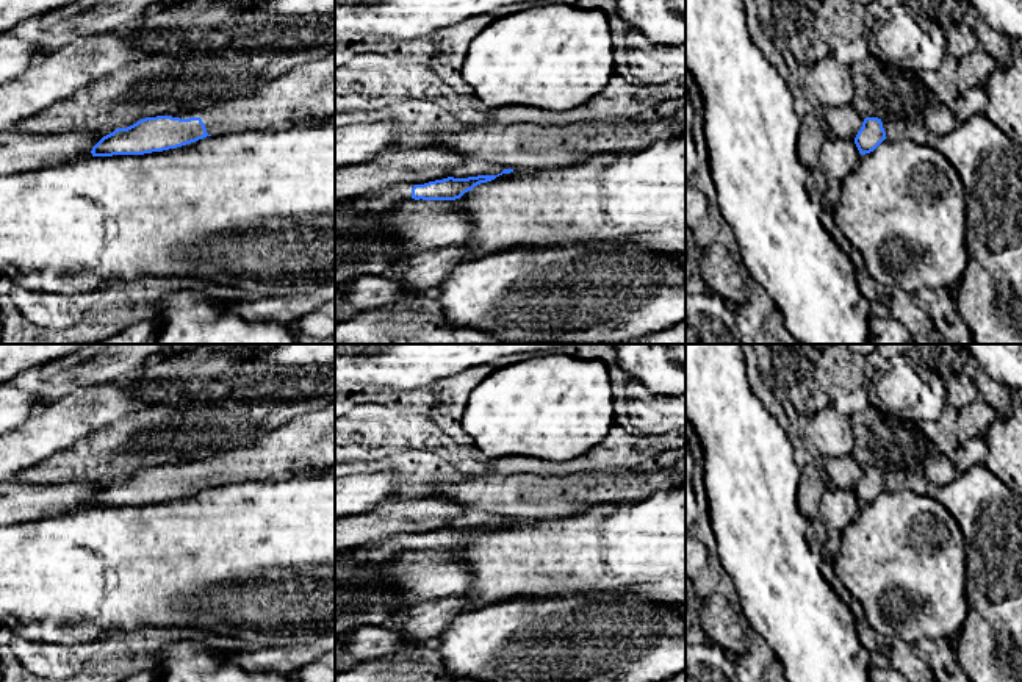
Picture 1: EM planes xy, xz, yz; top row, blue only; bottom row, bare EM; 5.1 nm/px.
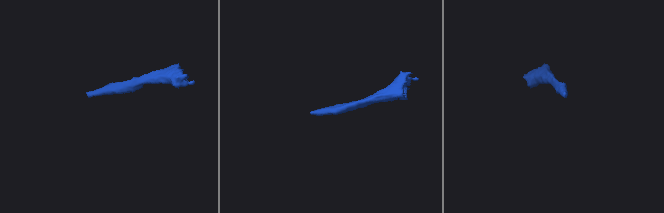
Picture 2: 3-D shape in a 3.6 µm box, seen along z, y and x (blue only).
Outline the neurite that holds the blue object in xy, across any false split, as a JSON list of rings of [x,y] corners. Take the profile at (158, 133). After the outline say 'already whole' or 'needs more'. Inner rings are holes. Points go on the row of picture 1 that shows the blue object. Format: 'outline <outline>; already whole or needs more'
outline [[[146,117],[127,128],[103,136],[91,150],[92,156],[144,155],[177,149],[211,136],[200,117]]]; already whole

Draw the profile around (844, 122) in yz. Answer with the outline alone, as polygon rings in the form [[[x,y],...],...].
[[[853,105],[823,108],[822,113],[825,122],[828,124],[828,136],[853,139],[862,127],[862,116],[856,111]]]

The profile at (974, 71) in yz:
[[[978,44],[970,55],[958,61],[958,86],[984,88],[995,67],[994,58]]]

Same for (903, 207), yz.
[[[884,139],[873,152],[861,155],[858,166],[840,180],[840,202],[833,210],[833,217],[862,255],[869,274],[881,289],[898,286],[914,296],[925,291],[934,294],[956,288],[967,271],[967,191],[952,163],[928,144]]]

